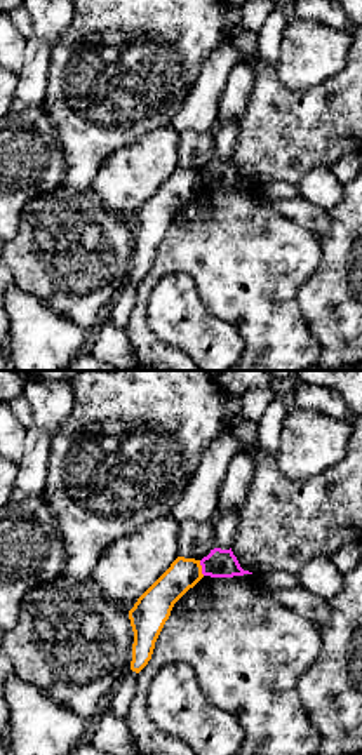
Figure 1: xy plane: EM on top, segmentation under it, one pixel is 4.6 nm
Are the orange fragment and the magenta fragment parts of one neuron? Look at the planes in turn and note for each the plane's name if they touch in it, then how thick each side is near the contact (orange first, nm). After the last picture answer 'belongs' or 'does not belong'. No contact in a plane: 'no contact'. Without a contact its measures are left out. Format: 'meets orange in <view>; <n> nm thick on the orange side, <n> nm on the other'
meets orange in xy; 150 nm thick on the orange side, 130 nm on the other

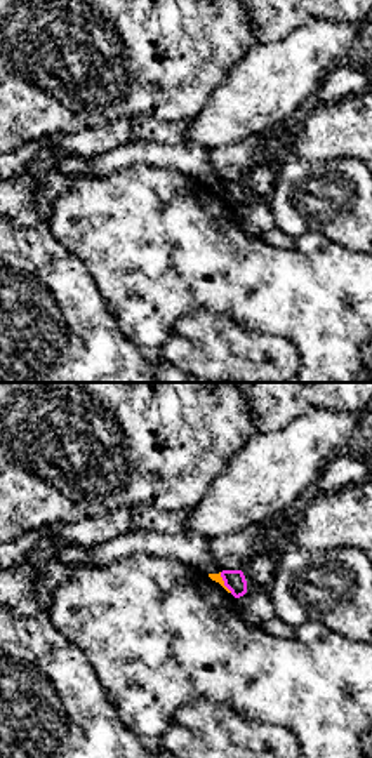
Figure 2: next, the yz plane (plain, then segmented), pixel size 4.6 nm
meets orange in yz; 40 nm thick on the orange side, 100 nm on the other

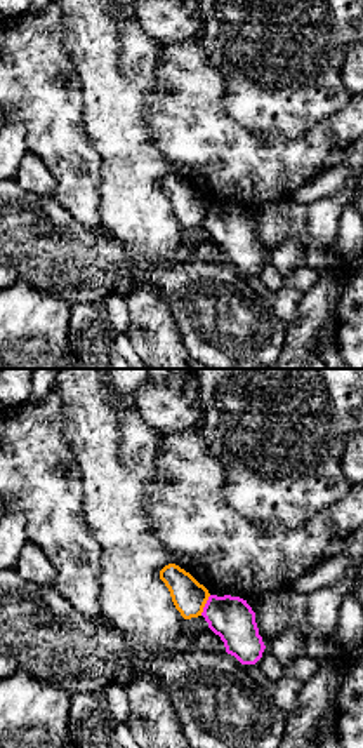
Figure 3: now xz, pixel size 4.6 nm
meets orange in xz; 160 nm thick on the orange side, 200 nm on the other

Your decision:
does not belong

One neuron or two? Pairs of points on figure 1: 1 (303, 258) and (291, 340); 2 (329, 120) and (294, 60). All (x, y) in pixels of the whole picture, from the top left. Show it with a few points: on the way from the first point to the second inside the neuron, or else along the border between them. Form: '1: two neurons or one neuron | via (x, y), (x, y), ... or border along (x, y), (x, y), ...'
1: one neuron | via (286, 279), (265, 284), (258, 291), (267, 315)
2: two neurons | border along (343, 66), (307, 89), (288, 89), (274, 70)

